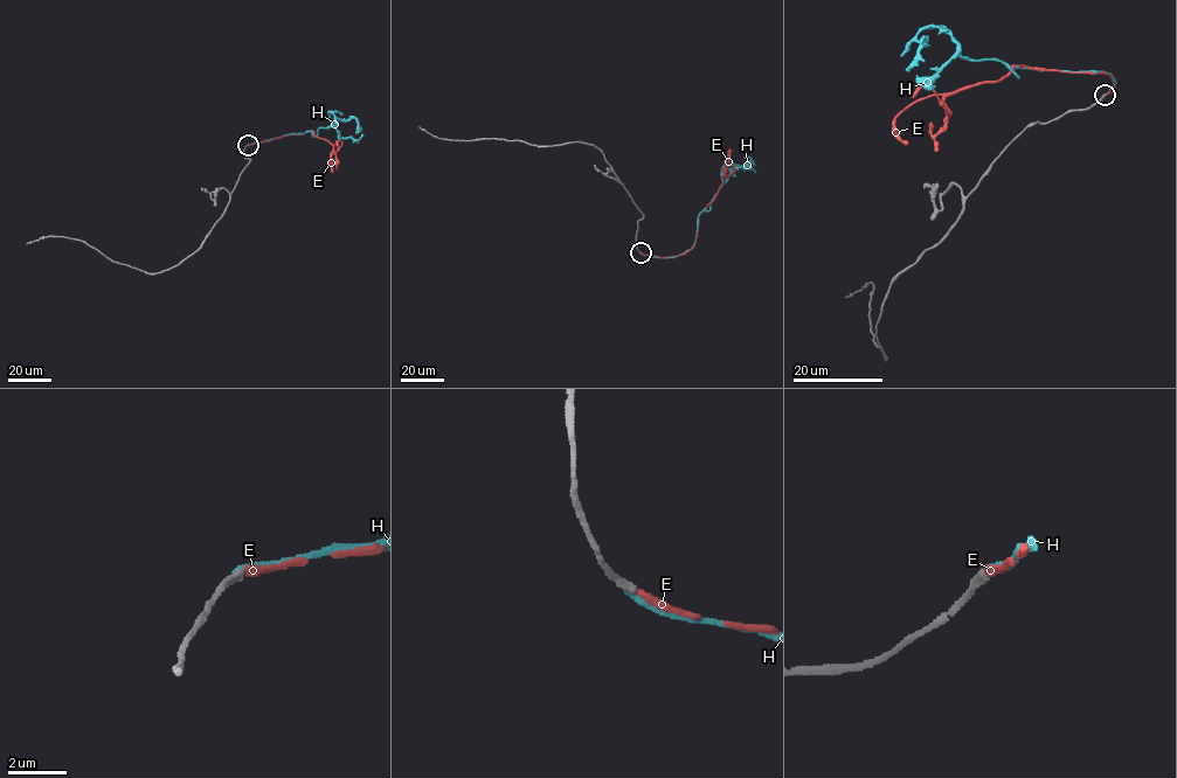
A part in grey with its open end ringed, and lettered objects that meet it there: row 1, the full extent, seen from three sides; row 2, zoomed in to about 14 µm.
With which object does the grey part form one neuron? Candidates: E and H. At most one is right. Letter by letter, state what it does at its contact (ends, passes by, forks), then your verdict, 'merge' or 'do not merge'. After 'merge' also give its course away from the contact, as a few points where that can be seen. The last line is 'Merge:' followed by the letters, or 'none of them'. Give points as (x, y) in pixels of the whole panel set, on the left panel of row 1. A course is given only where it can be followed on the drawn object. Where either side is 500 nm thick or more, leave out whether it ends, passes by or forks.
E: it ends; merge; course (248, 145), (312, 131), (334, 145), (337, 168)
H: it ends; do not merge
Merge: E

